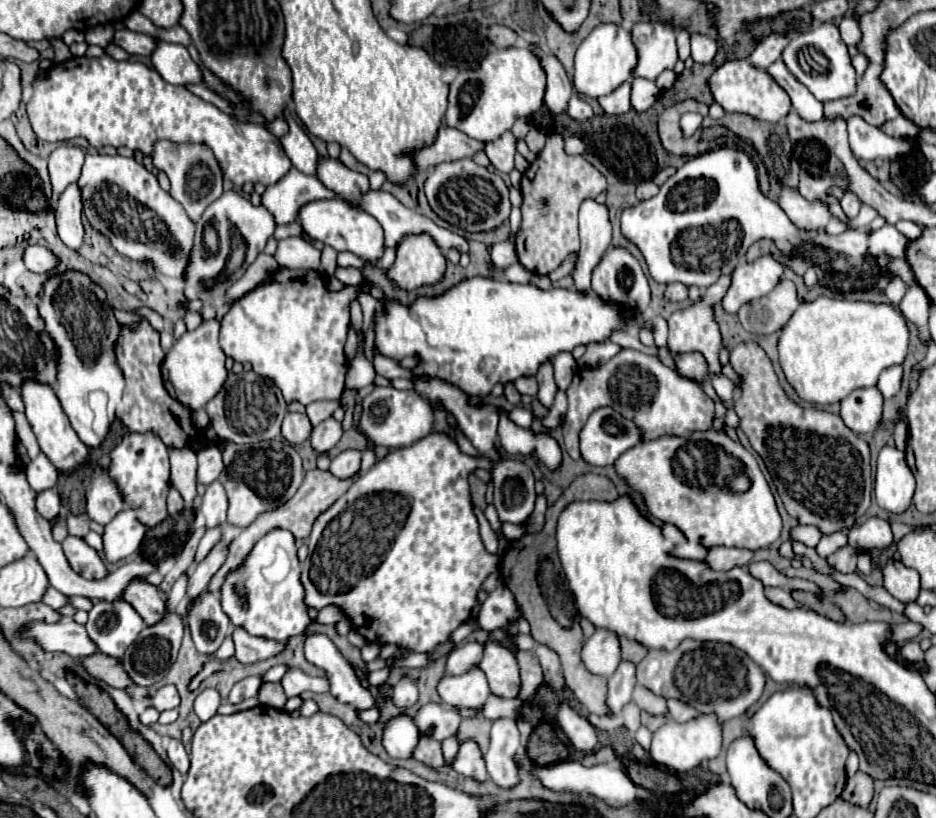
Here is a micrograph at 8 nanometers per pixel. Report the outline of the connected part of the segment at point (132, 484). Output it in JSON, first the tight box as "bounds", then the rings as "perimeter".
{"bounds":[107,433,169,527],"perimeter":[[[125,433],[123,441],[109,453],[107,473],[117,483],[117,489],[129,509],[137,513],[137,519],[155,527],[167,519],[167,493],[169,493],[169,451],[161,439],[153,433]]]}

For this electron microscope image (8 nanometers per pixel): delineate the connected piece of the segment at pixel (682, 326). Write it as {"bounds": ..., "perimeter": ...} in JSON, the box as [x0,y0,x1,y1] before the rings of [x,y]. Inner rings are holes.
{"bounds":[667,277,729,375],"perimeter":[[[729,277],[725,279],[719,279],[713,287],[709,287],[705,291],[705,297],[687,307],[687,309],[681,309],[681,311],[675,311],[669,319],[667,319],[667,325],[669,325],[669,349],[671,353],[693,353],[693,351],[699,351],[705,361],[707,361],[707,369],[709,369],[709,375],[721,375],[721,365],[719,365],[719,349],[721,349],[721,333],[719,333],[719,327],[713,319],[713,309],[711,305],[713,303],[719,303],[721,301],[721,295],[725,295],[725,287],[729,287]]]}

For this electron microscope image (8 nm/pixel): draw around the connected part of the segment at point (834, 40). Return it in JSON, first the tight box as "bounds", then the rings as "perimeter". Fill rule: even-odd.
{"bounds":[783,22,857,101],"perimeter":[[[832,22],[821,23],[803,35],[797,35],[789,41],[783,51],[783,61],[789,71],[805,85],[819,101],[843,99],[855,95],[857,89],[857,73],[851,65],[851,57],[847,45],[843,43],[839,29]]]}

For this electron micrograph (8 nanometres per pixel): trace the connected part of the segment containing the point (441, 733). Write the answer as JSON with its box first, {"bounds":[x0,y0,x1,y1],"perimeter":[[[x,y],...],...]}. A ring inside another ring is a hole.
{"bounds":[415,703,461,741],"perimeter":[[[425,703],[415,713],[415,725],[419,729],[419,735],[427,735],[437,741],[445,741],[449,737],[455,737],[457,727],[461,723],[461,715],[445,705],[439,703]]]}

